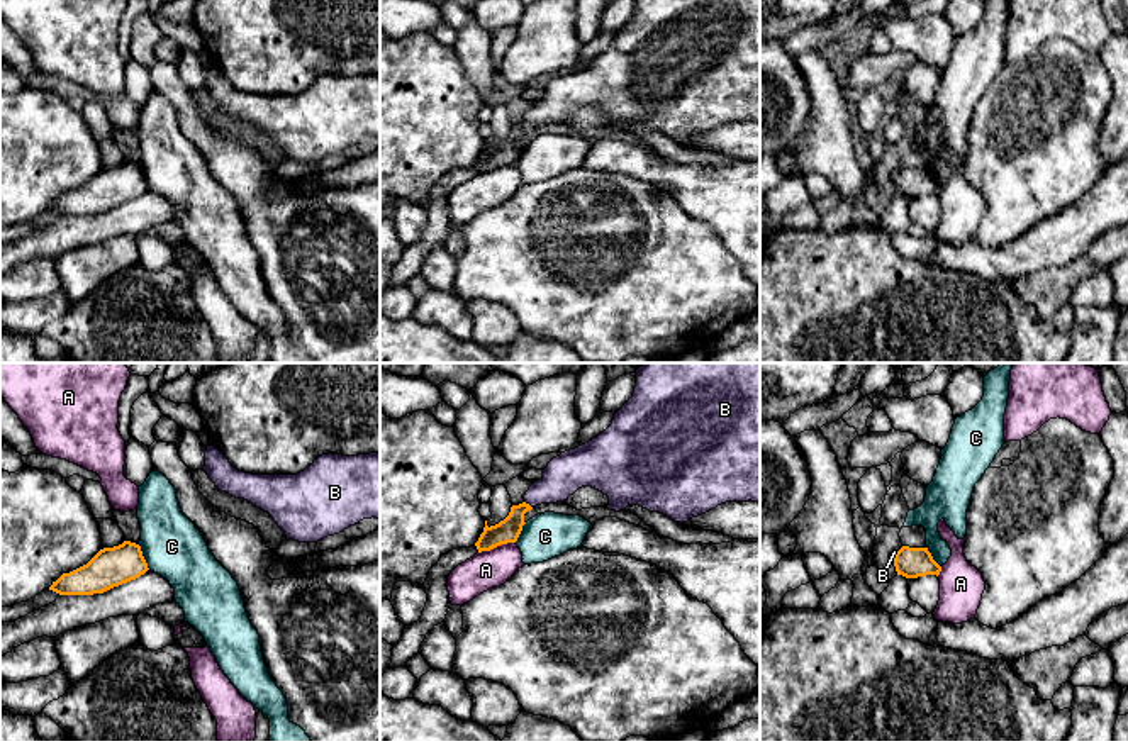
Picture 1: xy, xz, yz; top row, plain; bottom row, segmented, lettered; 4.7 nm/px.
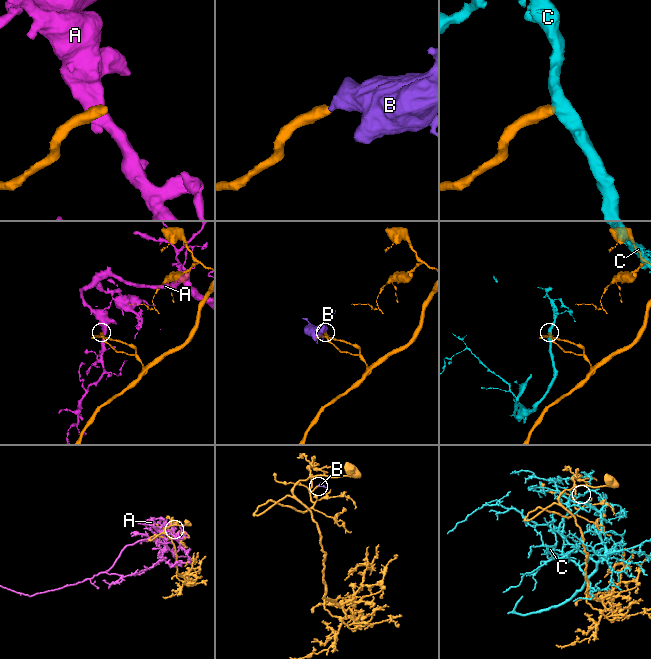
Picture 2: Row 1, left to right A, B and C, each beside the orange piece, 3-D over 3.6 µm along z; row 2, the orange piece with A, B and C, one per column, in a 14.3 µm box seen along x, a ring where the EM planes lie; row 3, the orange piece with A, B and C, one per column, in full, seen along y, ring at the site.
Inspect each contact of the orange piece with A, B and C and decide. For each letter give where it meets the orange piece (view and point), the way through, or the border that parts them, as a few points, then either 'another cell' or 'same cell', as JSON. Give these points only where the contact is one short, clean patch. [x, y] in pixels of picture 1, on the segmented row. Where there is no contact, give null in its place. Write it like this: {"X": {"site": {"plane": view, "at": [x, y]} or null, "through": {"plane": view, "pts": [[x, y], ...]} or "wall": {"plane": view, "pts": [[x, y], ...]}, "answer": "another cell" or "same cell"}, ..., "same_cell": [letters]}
{"A": {"site": {"plane": "xz", "at": [496, 546]}, "answer": "another cell"}, "B": {"site": {"plane": "xz", "at": [528, 504]}, "through": {"plane": "xz", "pts": [[506, 531], [528, 504], [569, 472]]}, "answer": "same cell"}, "C": {"site": {"plane": "xy", "at": [143, 557]}, "answer": "another cell"}, "same_cell": ["B"]}

